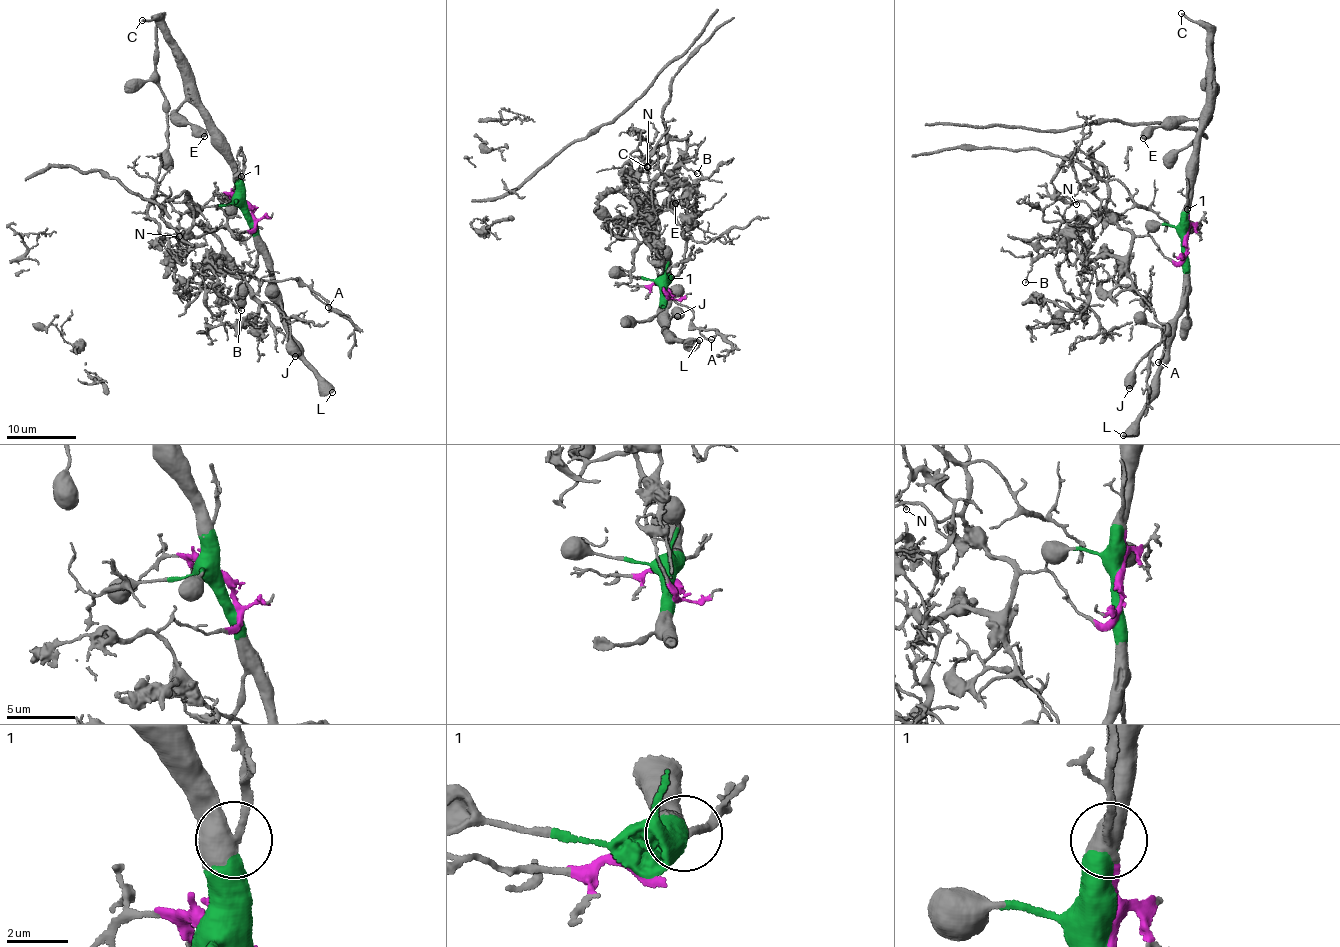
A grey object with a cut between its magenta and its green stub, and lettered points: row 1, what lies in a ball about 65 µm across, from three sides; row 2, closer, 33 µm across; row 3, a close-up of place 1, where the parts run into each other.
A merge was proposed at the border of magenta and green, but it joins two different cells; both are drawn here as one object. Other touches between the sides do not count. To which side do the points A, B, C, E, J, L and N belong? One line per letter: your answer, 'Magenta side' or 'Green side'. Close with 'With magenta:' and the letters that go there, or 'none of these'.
A: Magenta side
B: Magenta side
C: Green side
E: Green side
J: Green side
L: Green side
N: Magenta side
With magenta: A, B, N

